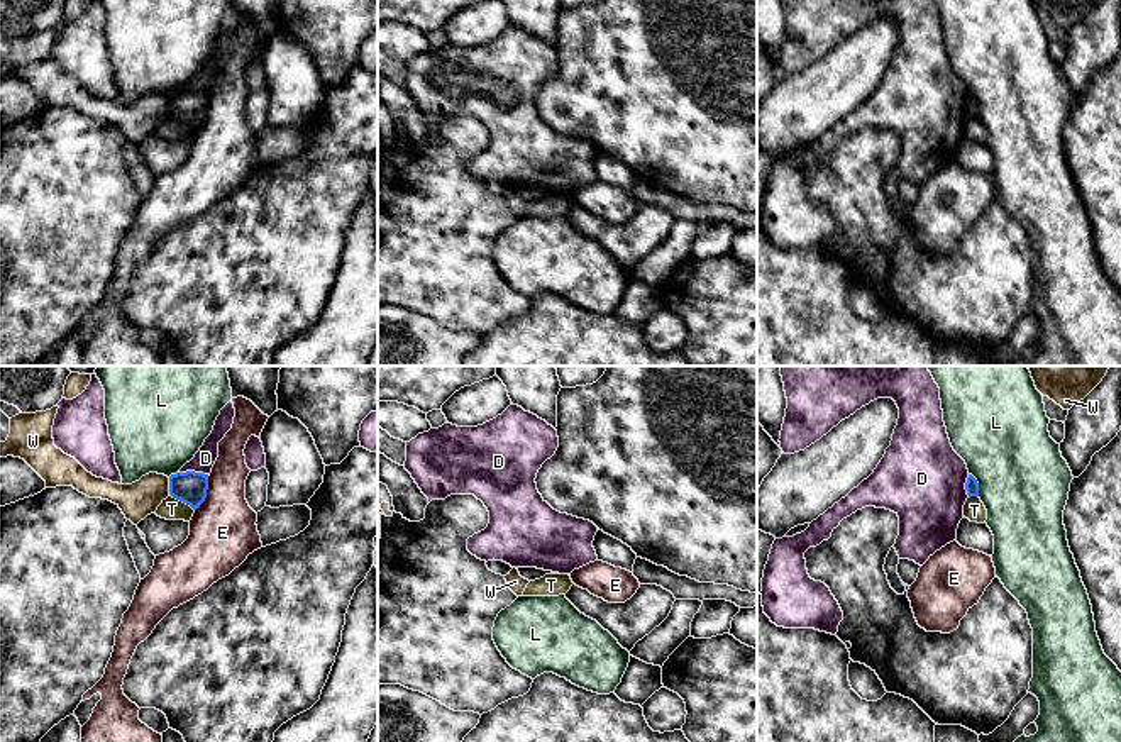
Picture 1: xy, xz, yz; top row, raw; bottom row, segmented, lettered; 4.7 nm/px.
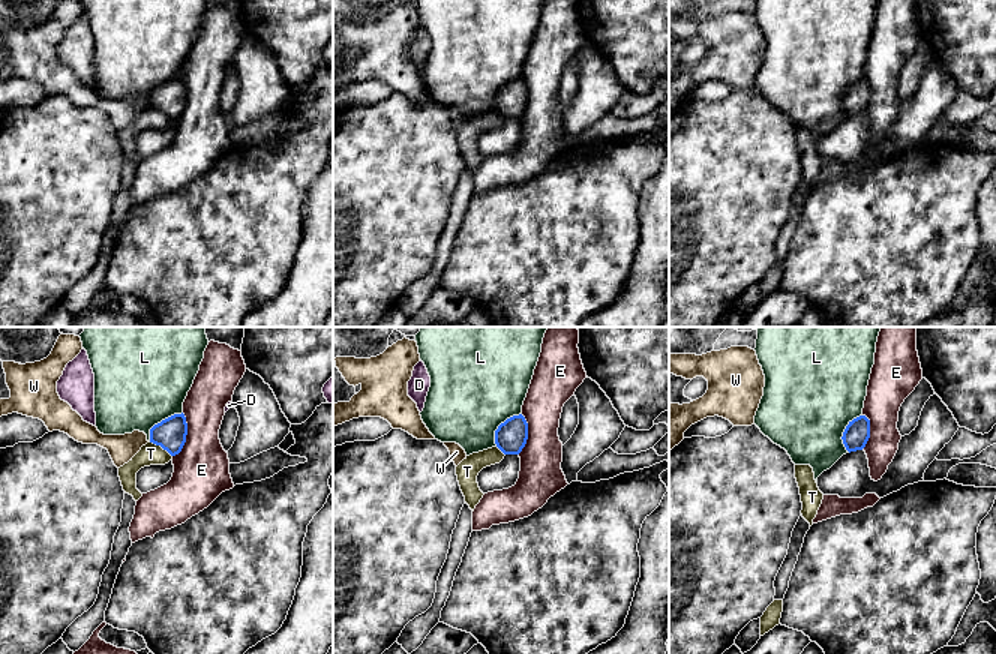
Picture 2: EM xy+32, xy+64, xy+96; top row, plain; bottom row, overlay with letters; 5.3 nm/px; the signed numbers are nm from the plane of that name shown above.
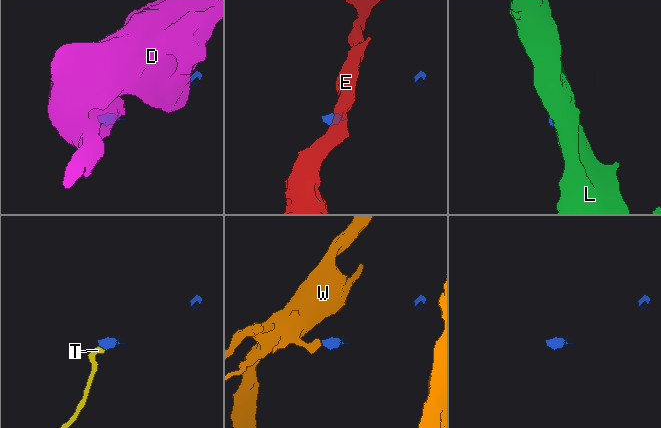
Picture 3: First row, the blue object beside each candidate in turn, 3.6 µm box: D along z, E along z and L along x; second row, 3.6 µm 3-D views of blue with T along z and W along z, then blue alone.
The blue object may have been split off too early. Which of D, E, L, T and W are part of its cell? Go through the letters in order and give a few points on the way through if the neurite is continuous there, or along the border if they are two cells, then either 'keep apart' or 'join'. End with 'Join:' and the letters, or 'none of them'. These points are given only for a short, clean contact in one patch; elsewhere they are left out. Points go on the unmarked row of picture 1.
D: along xy (180, 92), (202, 92), (209, 95) | keep apart
E: along xy (209, 97), (205, 121), (195, 131) | keep apart
L: keep apart
T: along xy (171, 116), (193, 131) | keep apart
W: along xy (168, 99), (170, 114) | keep apart
Join: none of them

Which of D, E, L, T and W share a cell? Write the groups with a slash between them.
D / E / L / T / W

